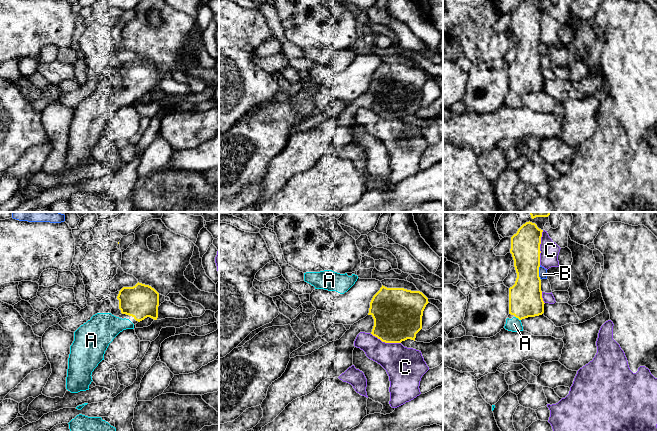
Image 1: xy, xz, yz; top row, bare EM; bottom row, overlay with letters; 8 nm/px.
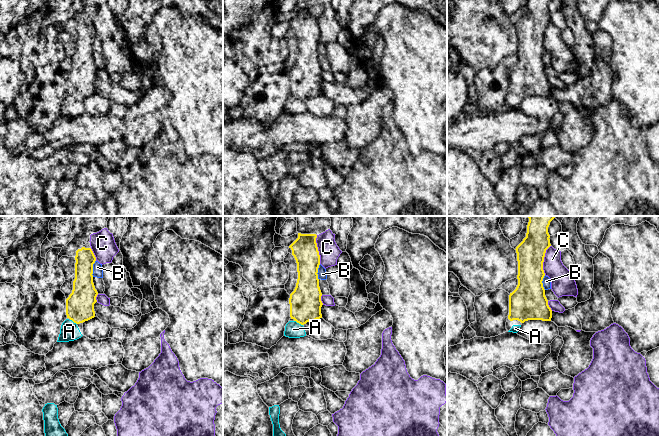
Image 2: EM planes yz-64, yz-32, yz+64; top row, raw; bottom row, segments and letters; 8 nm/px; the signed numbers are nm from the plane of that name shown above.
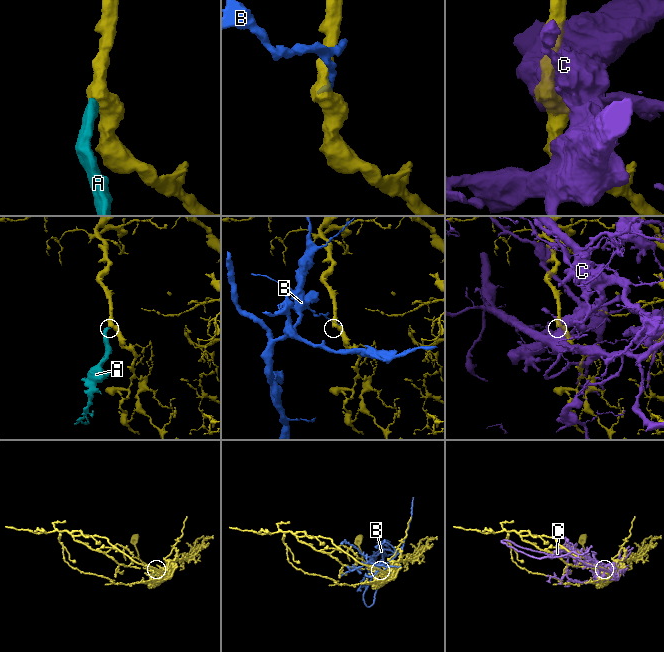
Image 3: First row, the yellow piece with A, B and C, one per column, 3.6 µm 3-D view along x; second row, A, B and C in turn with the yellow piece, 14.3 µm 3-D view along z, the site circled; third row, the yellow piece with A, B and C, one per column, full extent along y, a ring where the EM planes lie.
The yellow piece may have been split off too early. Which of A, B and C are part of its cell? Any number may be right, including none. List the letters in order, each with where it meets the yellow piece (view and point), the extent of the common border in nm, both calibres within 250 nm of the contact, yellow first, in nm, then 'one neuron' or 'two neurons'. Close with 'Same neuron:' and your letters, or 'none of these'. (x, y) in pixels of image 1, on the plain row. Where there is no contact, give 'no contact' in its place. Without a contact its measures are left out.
A: yz (518, 94) | 60 nm | 280/110 nm | one neuron
B: yz (538, 48) | 120 nm | 280/70 nm | two neurons
C: yz (539, 23) | 280 nm | 240/150 nm | two neurons
Same neuron: A

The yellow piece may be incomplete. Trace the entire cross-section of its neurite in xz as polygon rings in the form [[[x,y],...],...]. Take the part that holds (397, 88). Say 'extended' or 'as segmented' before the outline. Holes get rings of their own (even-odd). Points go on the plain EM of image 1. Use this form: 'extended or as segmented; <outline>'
as segmented; [[[382,61],[370,78],[368,91],[374,95],[371,110],[385,119],[415,117],[428,79],[428,74],[420,67]]]

